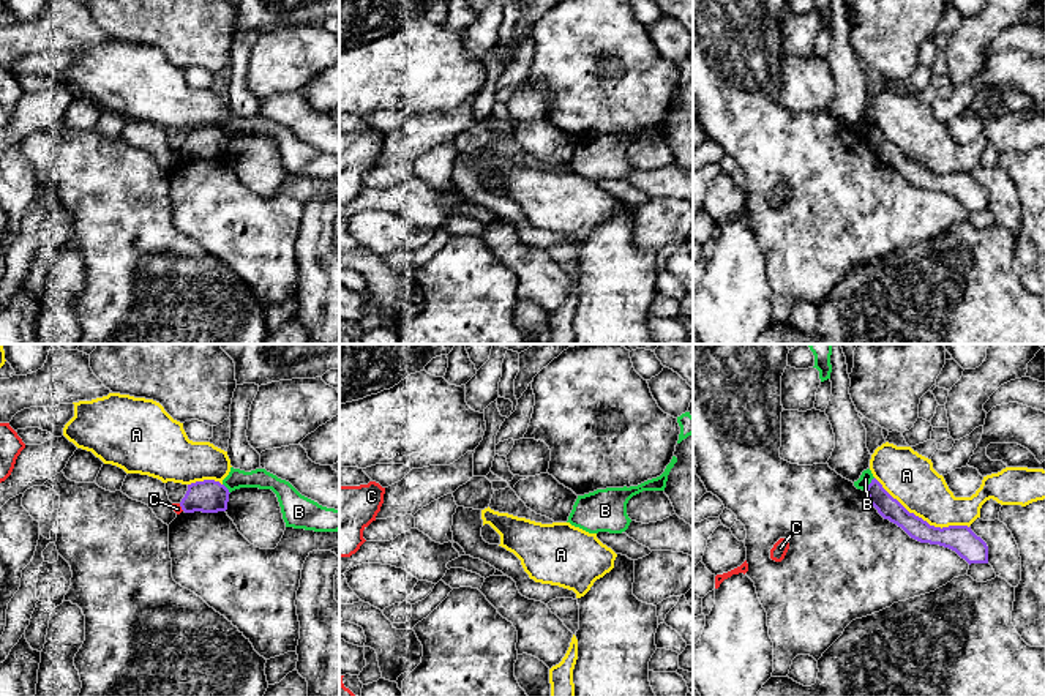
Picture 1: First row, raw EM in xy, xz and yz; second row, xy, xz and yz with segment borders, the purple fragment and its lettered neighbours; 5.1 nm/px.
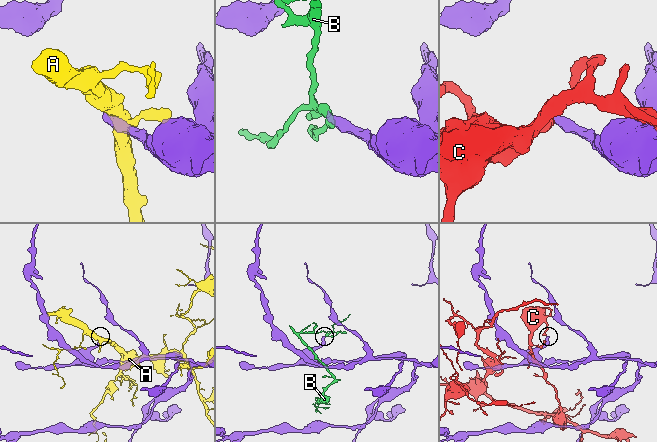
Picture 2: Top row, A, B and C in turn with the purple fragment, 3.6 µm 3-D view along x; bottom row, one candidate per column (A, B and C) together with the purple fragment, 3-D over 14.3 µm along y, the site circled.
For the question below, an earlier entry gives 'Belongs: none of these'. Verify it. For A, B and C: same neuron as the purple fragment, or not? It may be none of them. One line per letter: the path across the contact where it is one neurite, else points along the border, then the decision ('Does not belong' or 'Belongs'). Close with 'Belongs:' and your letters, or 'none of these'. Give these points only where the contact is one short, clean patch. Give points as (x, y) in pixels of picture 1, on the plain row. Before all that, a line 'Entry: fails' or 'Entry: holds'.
Entry: holds
A: Does not belong
B: Boundary: yz (873, 123), (864, 136). Does not belong
C: Does not belong
Belongs: none of these

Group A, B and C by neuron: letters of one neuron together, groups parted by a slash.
A / B / C

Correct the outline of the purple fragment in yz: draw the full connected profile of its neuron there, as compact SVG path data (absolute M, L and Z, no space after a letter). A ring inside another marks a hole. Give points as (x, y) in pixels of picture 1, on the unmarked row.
M873 125L865 136L870 150L890 169L901 174L911 185L920 189L939 191L955 197L971 210L988 210L988 193L968 172L935 174L922 164L909 159L893 145L882 131Z

